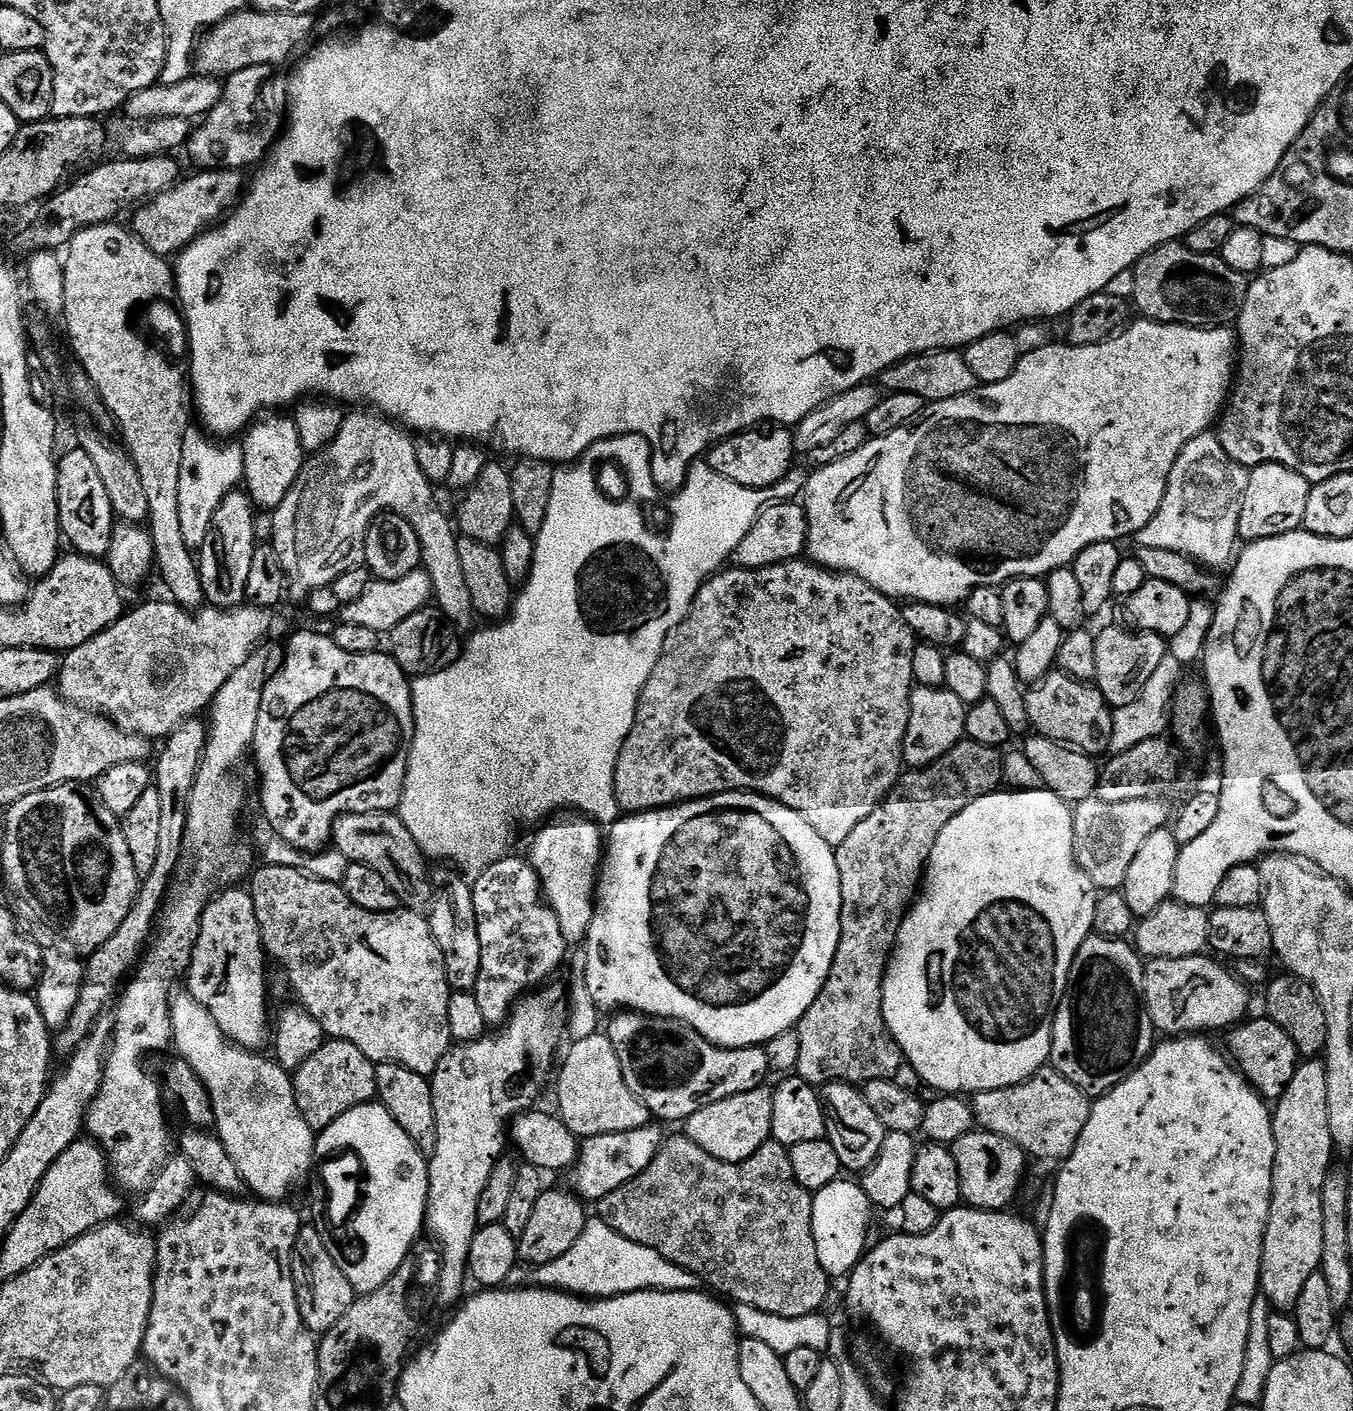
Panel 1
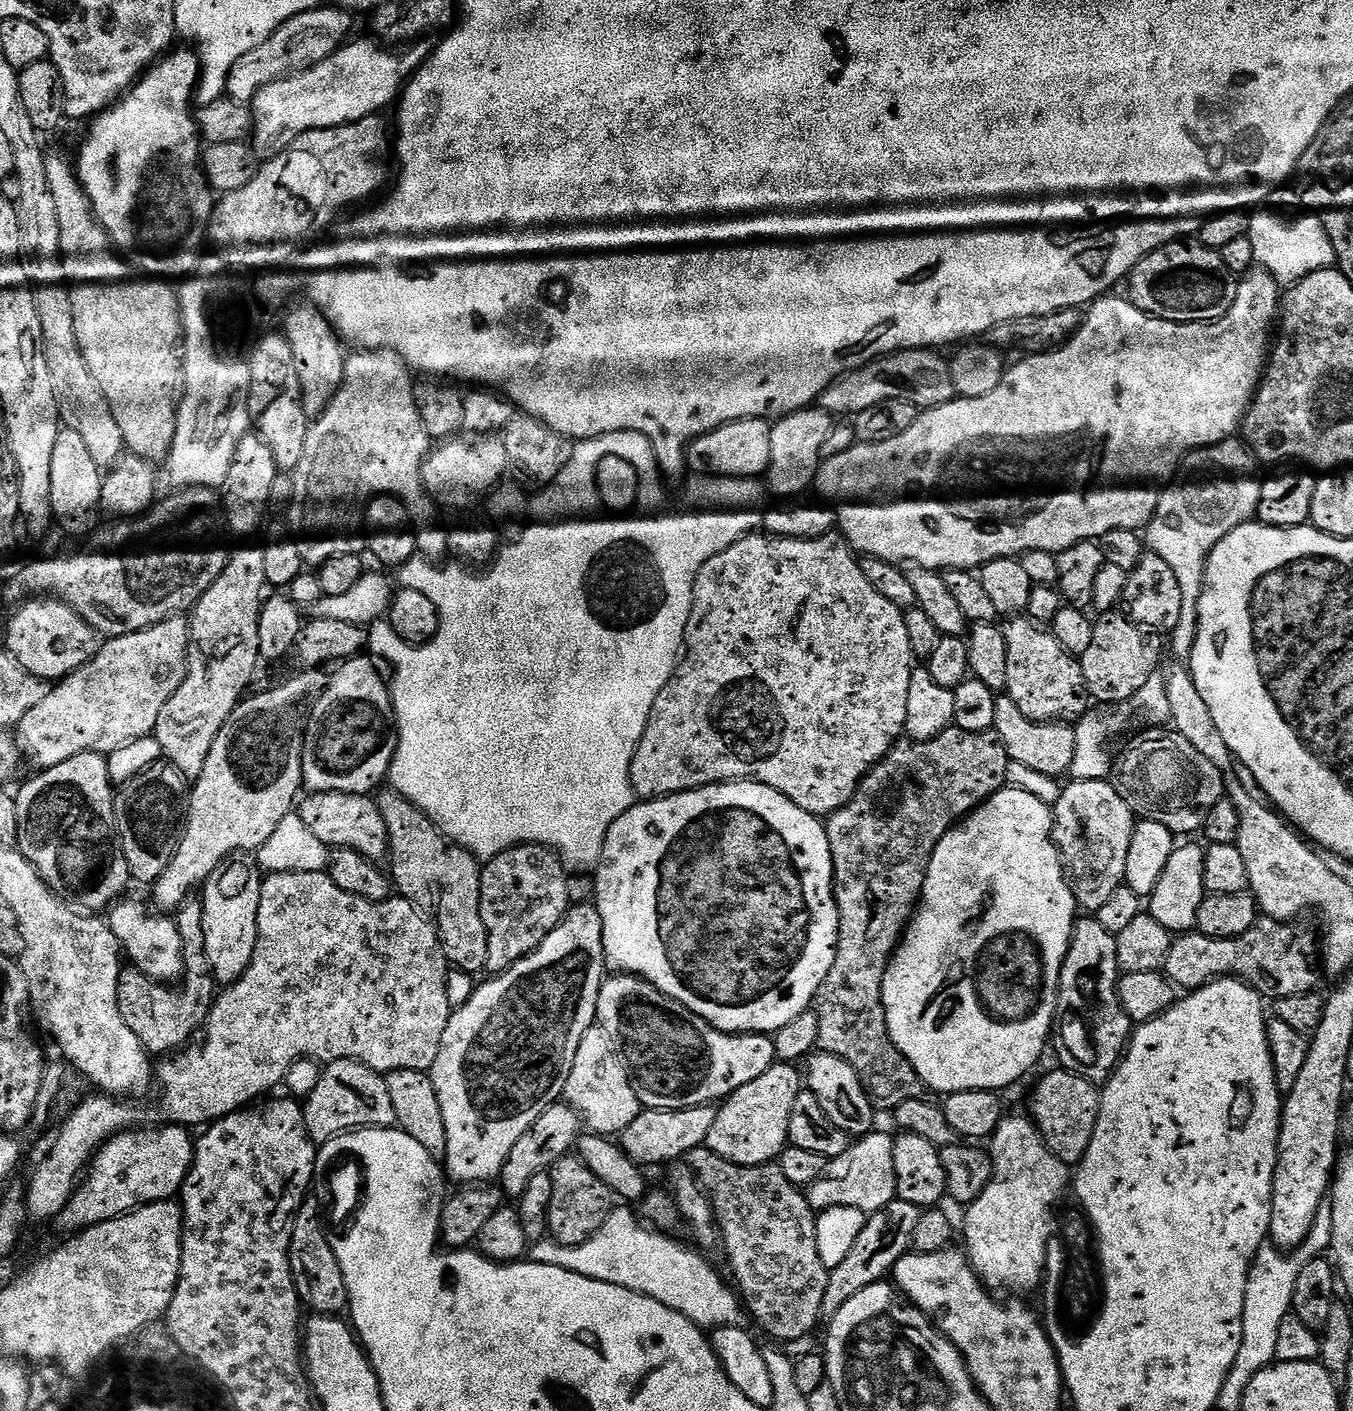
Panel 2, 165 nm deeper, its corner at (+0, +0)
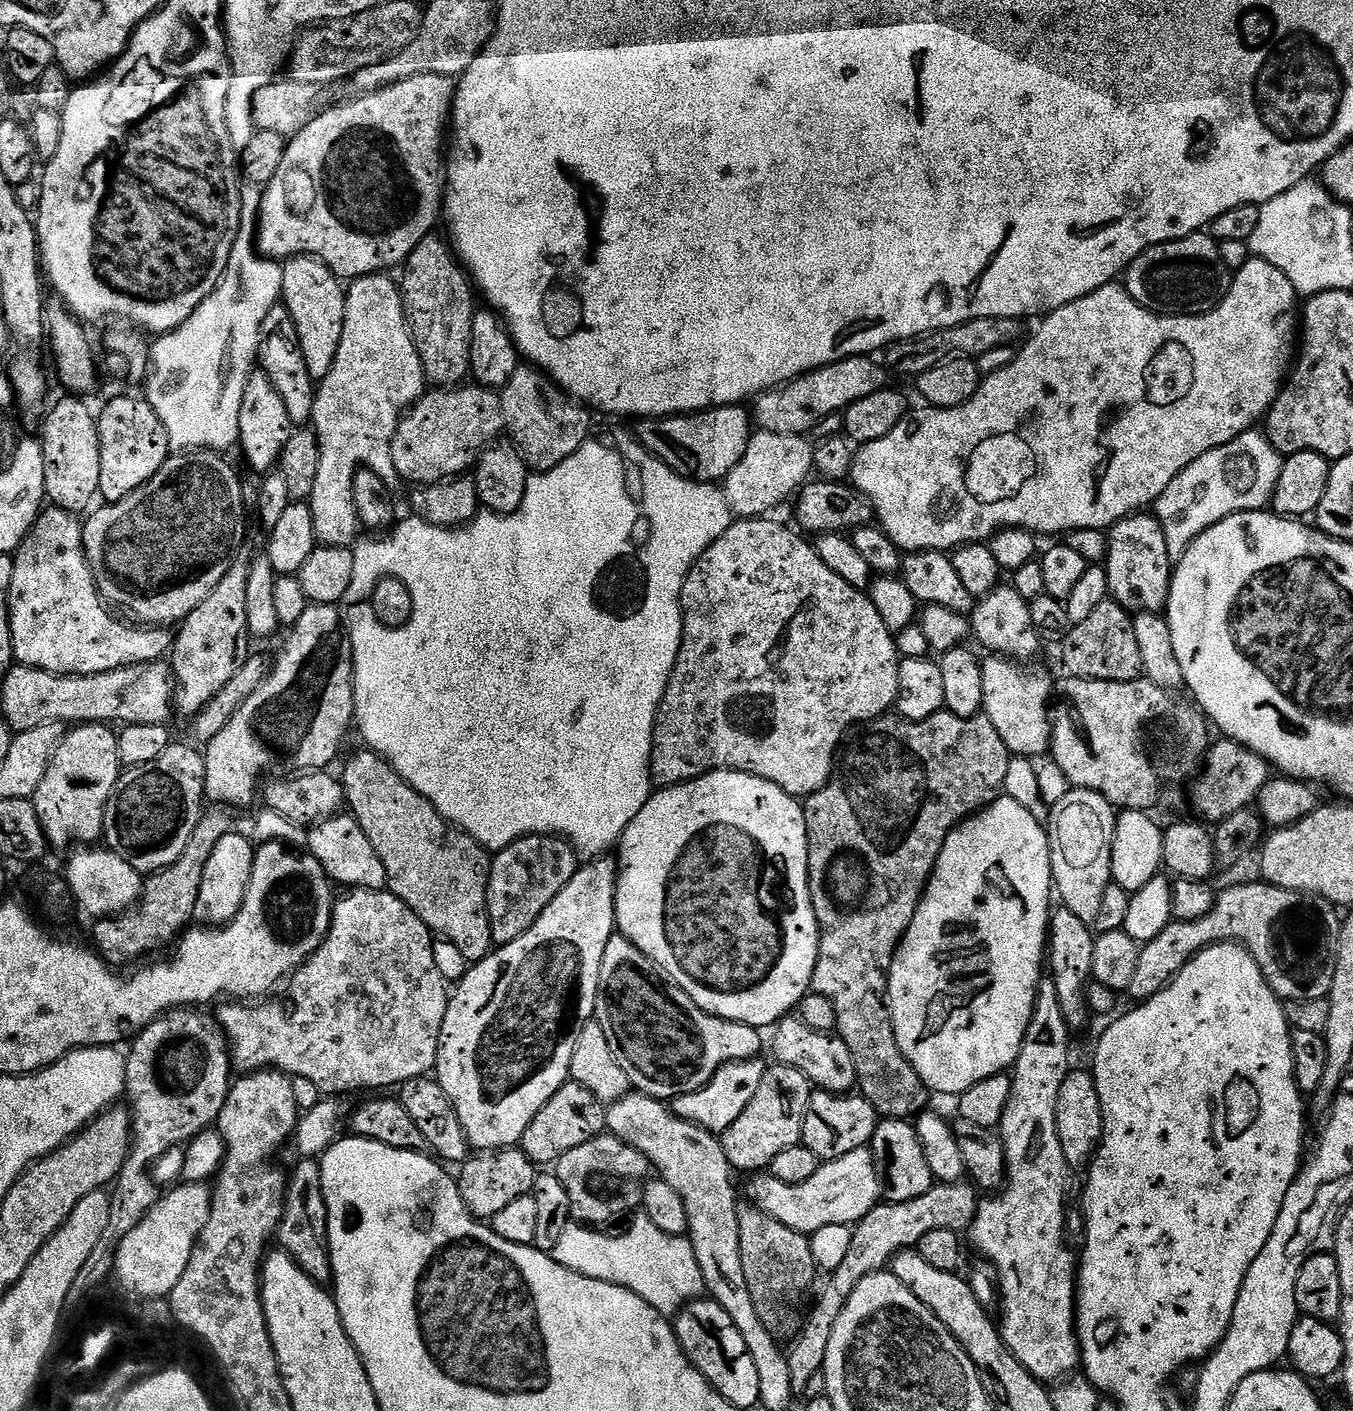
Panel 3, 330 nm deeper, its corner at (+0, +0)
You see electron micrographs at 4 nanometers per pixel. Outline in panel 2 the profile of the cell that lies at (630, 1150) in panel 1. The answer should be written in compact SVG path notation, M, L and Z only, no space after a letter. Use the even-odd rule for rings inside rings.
M706 1104L682 1110L644 1108L638 1114L638 1118L634 1118L634 1122L630 1122L630 1126L626 1126L626 1130L619 1133L618 1143L624 1149L624 1153L641 1166L668 1164L671 1160L683 1161L690 1150L707 1145L716 1111L715 1107Z

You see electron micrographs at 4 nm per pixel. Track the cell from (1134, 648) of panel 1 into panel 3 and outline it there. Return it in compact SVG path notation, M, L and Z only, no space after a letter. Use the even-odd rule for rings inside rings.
M1109 598L1086 622L1075 625L1067 635L1064 644L1064 668L1069 677L1077 680L1109 680L1110 682L1130 682L1141 679L1142 650L1132 625L1133 617L1128 609Z

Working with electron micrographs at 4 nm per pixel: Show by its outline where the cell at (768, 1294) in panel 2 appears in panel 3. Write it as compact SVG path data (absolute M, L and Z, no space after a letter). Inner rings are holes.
M755 1206L741 1207L738 1218L738 1242L742 1254L742 1274L746 1274L746 1286L750 1290L750 1298L754 1298L754 1310L758 1310L758 1318L770 1330L770 1334L780 1342L791 1342L796 1339L806 1319L806 1304L804 1299L812 1287L815 1289L818 1269L814 1262L814 1250L811 1239L798 1230L790 1230L790 1226L782 1226L772 1216L767 1216Z

